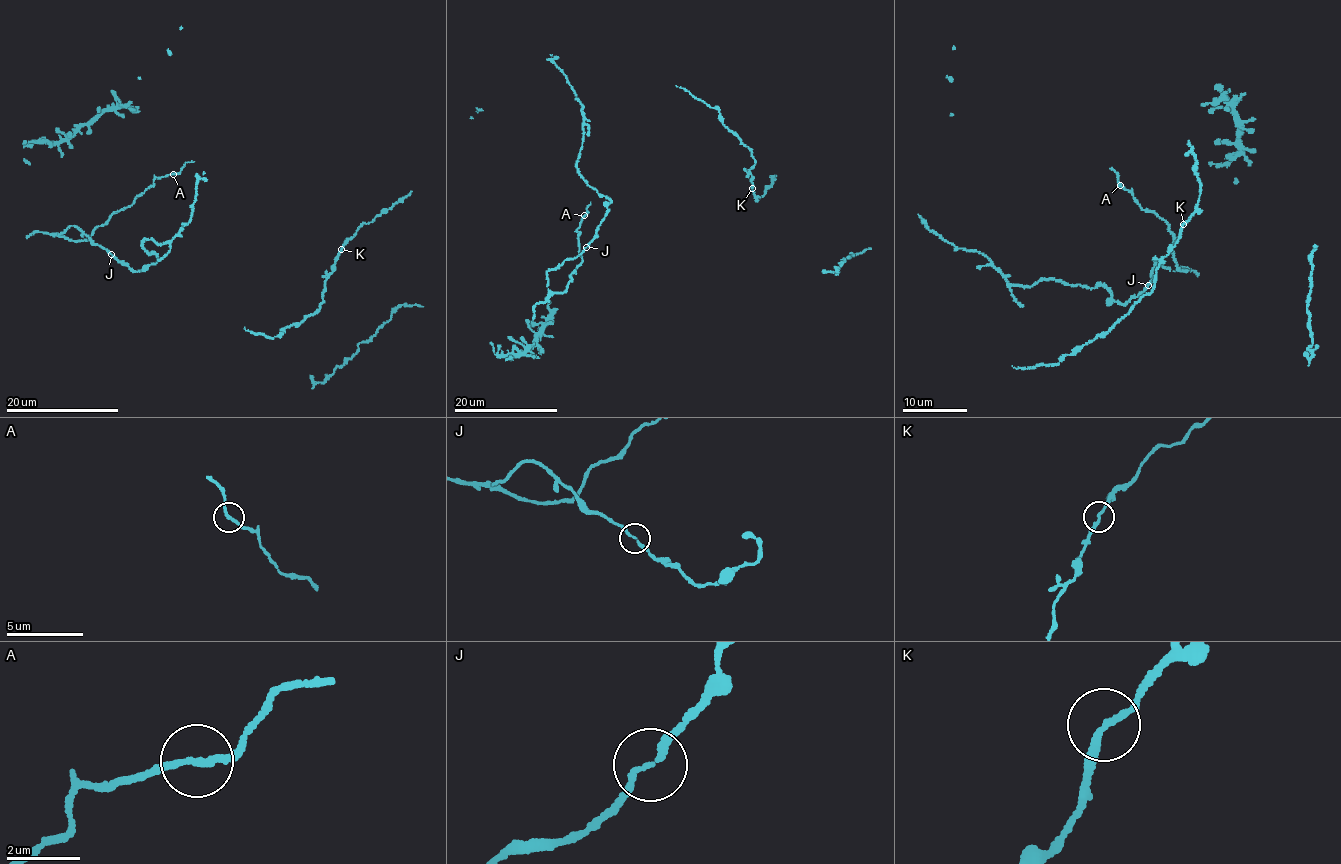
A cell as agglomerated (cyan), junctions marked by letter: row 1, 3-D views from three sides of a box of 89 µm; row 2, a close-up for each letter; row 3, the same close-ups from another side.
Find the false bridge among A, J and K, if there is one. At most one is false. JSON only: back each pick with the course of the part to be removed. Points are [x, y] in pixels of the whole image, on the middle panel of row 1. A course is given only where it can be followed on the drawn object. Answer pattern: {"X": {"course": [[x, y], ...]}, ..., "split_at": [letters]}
{"split_at": []}

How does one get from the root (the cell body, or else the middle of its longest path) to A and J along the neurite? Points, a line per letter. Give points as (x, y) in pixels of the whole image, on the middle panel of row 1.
A: (589, 127), (577, 172), (611, 202), (588, 246), (547, 272), (551, 291), (582, 261), (584, 215)
J: (589, 127), (583, 125), (584, 141), (577, 160), (577, 172), (611, 202), (595, 238), (586, 248)

